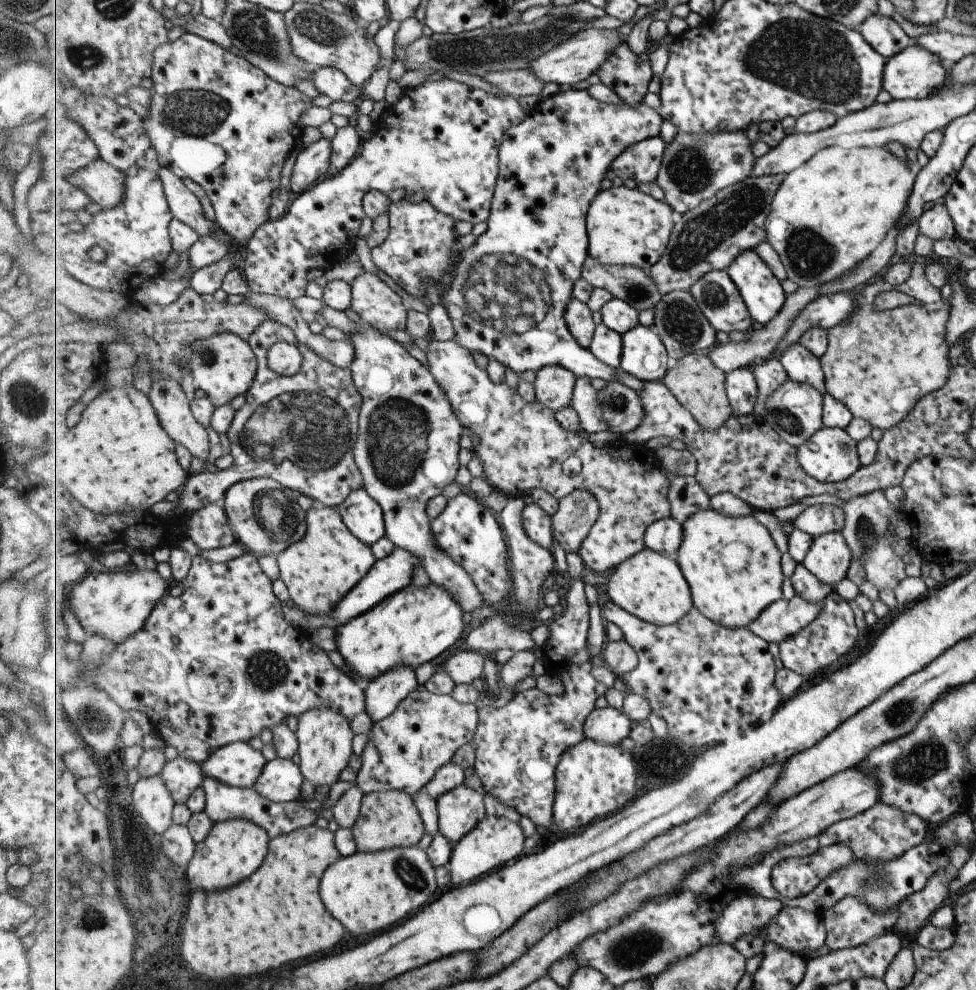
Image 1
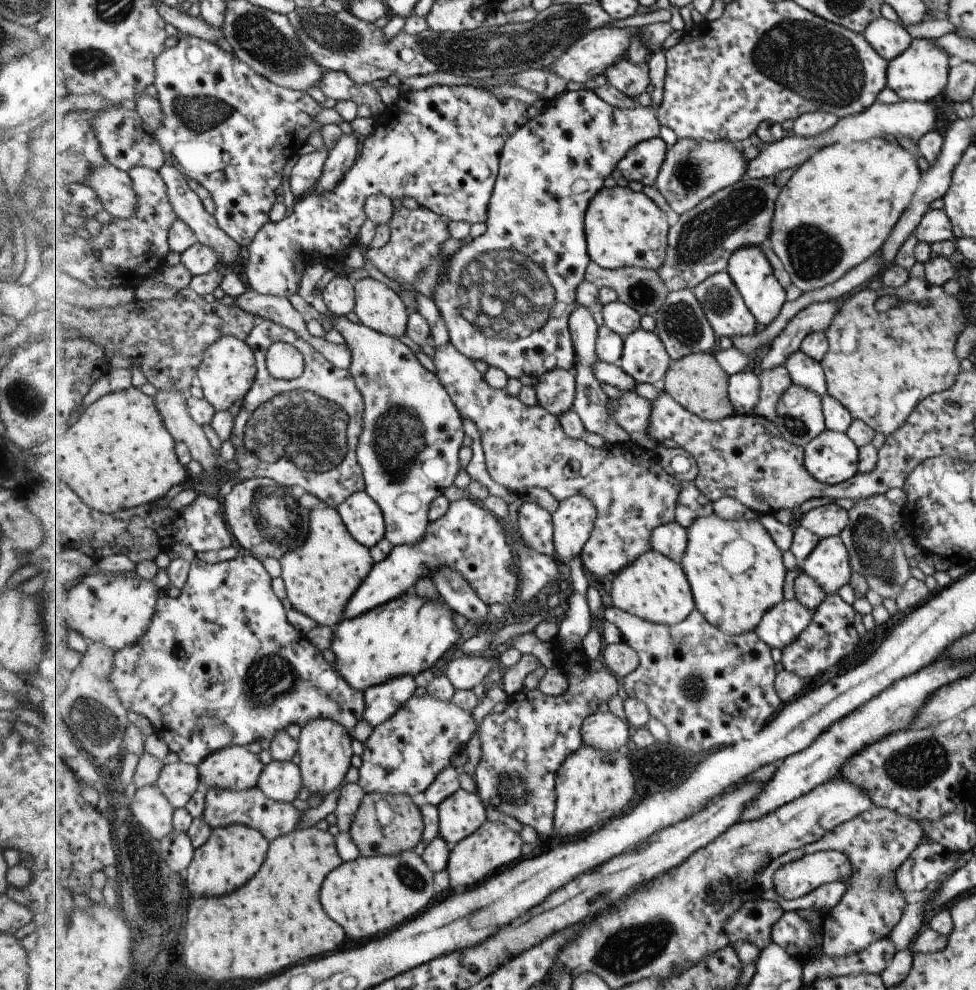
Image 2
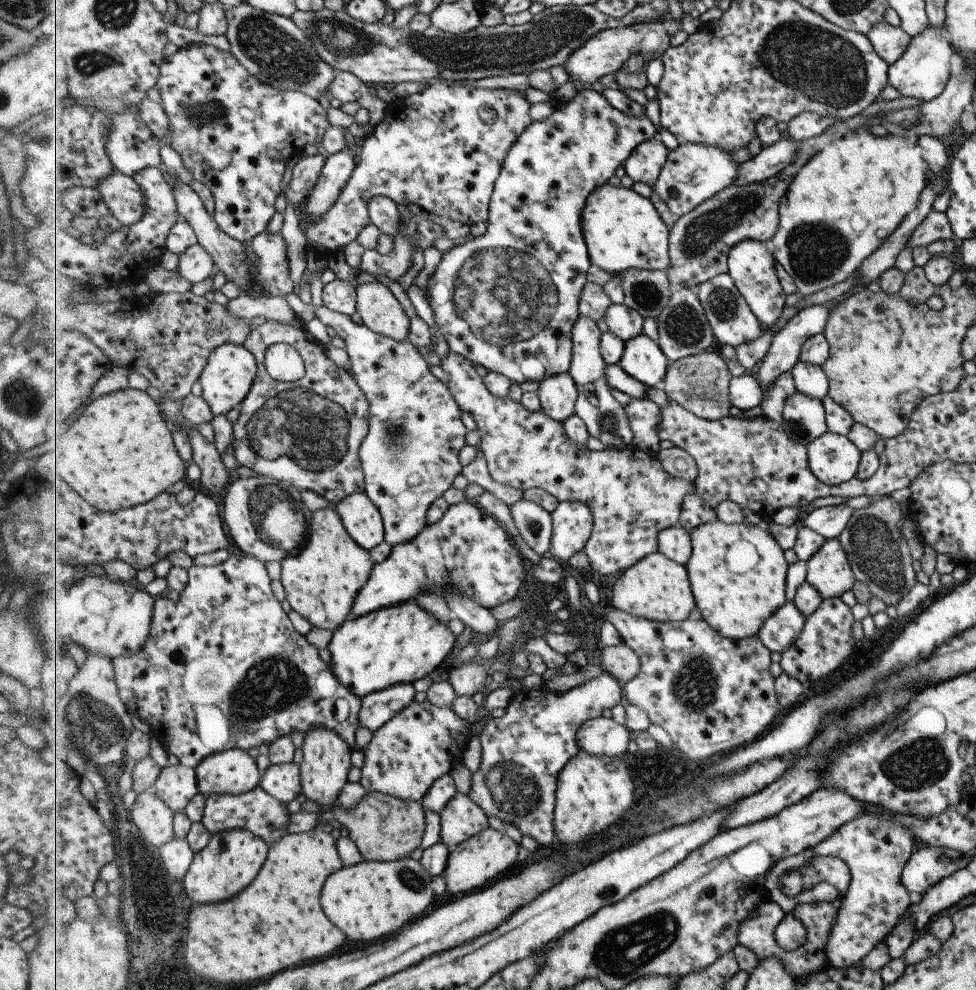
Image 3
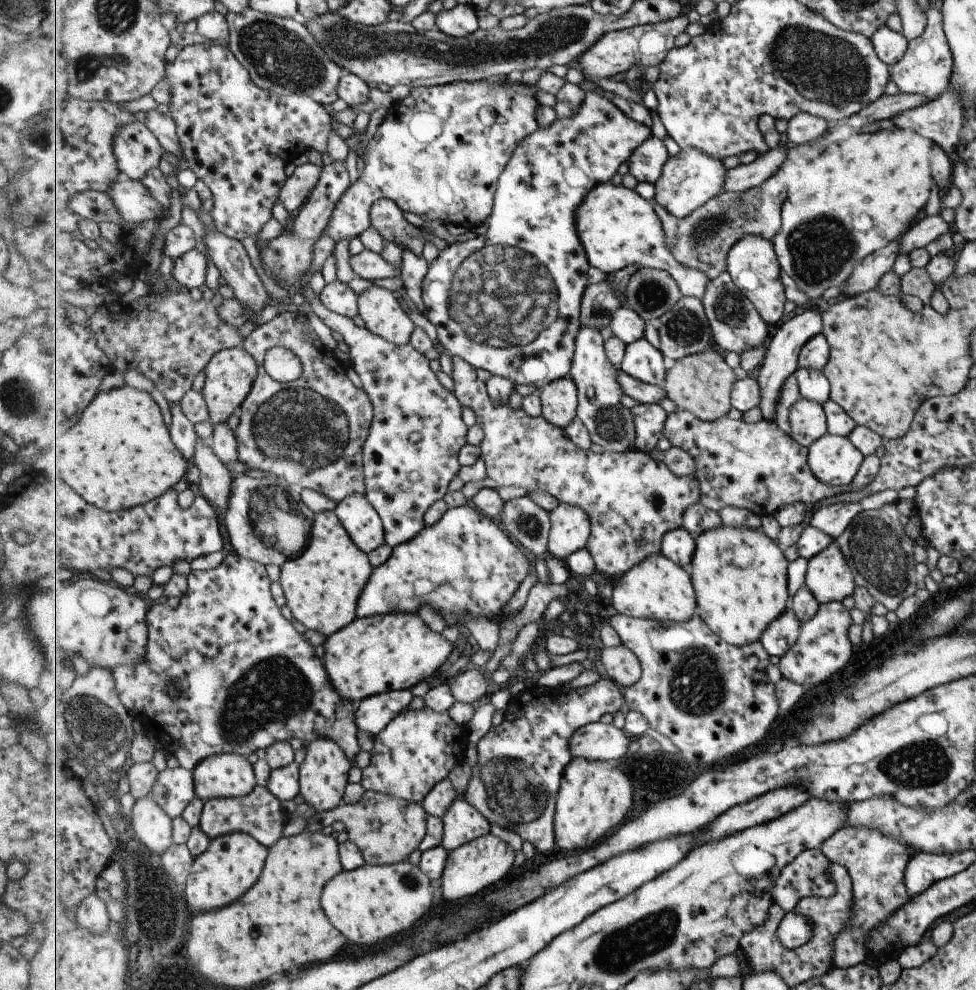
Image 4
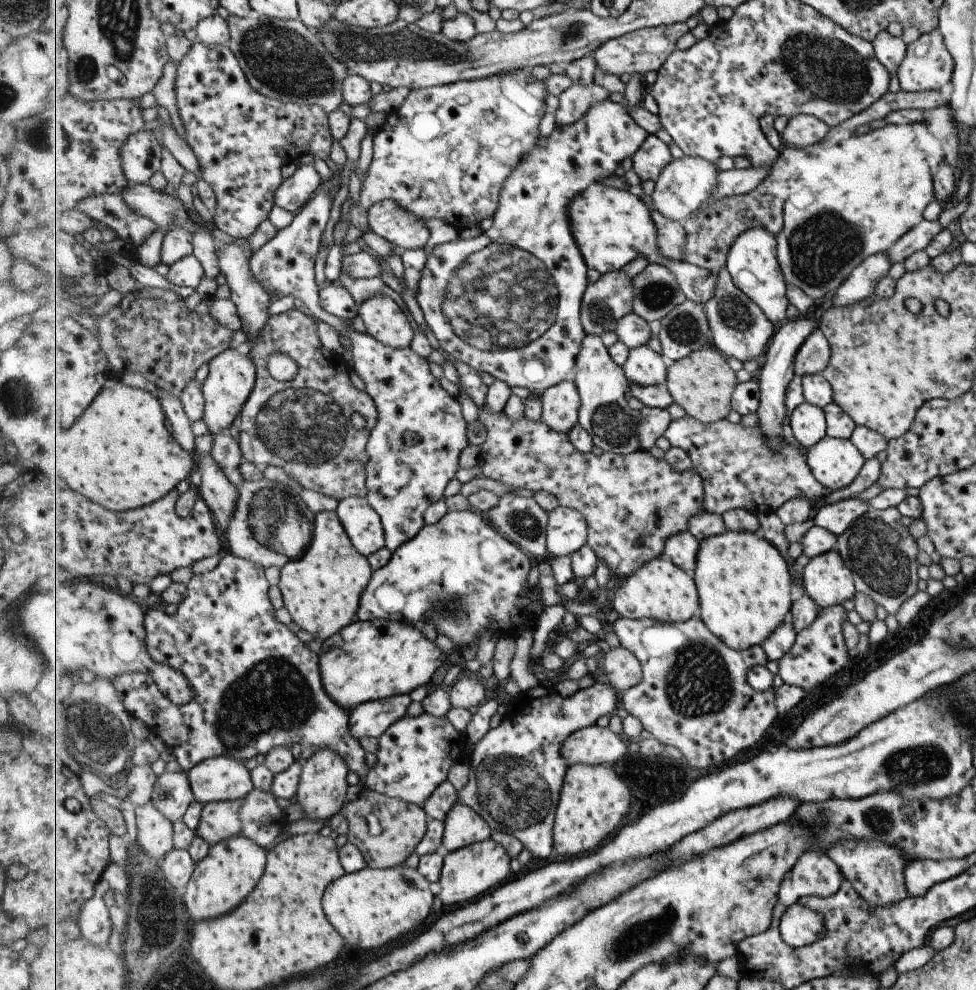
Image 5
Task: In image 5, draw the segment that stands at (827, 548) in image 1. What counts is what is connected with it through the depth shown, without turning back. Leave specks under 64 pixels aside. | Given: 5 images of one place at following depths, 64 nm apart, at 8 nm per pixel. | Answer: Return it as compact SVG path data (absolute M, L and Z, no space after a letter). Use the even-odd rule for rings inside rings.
M836 550L812 558L803 574L805 589L820 608L845 603L855 592L852 572L845 568Z

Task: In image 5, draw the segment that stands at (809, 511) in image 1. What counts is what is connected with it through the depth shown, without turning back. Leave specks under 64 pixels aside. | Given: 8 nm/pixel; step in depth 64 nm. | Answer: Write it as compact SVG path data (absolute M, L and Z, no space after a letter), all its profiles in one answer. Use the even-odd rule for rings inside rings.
M852 498L841 500L840 503L820 506L813 512L812 518L817 526L839 536L868 510L868 501Z

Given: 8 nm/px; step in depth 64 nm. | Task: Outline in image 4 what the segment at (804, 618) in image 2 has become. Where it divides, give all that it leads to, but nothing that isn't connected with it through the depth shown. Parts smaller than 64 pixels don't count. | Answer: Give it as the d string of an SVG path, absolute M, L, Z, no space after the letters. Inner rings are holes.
M789 607L785 610L785 614L779 620L775 620L768 631L761 636L761 644L764 644L765 650L771 656L781 658L797 642L802 626L797 614Z

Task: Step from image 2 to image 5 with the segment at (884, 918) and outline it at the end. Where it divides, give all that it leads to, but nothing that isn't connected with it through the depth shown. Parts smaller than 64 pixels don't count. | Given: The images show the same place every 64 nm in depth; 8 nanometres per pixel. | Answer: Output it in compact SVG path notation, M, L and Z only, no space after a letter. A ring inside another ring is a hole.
M841 840L833 844L833 848L829 848L825 855L837 865L849 884L852 884L853 890L871 908L889 906L909 896L902 873L907 859L897 852L897 848L889 848L879 840Z

